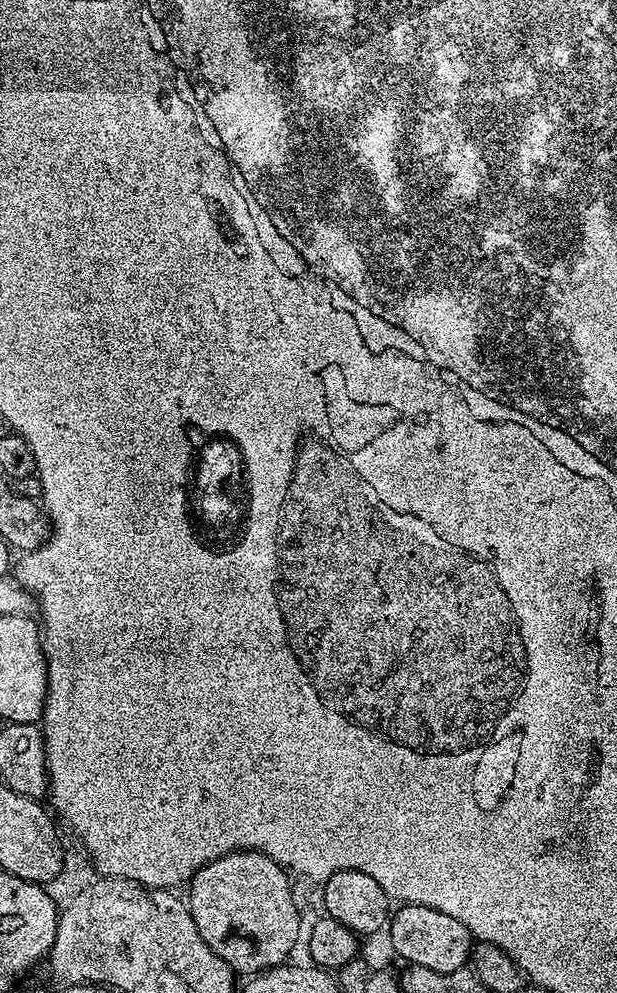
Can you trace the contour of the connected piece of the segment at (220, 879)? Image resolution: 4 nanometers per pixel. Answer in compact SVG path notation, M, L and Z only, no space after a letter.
M246 851L231 852L202 866L188 881L186 903L198 933L234 973L255 974L289 959L296 939L302 936L291 882L289 873L269 856Z

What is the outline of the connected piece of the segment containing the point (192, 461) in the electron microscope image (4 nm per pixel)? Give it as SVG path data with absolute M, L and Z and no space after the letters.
M188 428L188 465L184 467L184 524L188 524L188 533L200 548L200 552L208 552L208 556L232 556L244 539L248 536L248 520L252 520L252 472L248 472L248 456L244 456L244 444L232 436L232 432L208 432L208 428Z

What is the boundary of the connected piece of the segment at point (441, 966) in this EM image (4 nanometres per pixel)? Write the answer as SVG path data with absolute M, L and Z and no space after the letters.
M400 904L397 909L391 913L386 933L393 950L405 960L405 965L426 966L426 970L450 974L469 963L474 937L458 918L450 918L450 914L442 914L442 910L417 904Z

